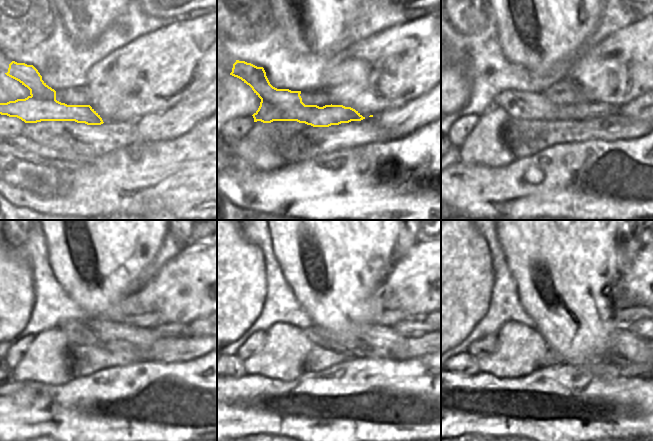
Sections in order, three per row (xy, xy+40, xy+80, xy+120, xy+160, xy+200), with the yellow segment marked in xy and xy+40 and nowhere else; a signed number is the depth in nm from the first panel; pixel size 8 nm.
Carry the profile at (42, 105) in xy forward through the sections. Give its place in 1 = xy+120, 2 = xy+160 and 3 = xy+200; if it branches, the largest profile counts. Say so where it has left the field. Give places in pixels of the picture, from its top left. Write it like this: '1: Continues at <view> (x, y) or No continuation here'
1: Continues at xy+120 (89, 331)
2: Continues at xy+160 (380, 336)
3: Continues at xy+200 (644, 328).

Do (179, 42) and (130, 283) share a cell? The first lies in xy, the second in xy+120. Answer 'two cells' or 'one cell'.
two cells

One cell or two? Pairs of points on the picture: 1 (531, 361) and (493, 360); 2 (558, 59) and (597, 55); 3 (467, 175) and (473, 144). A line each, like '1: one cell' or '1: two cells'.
1: one cell
2: two cells
3: two cells

